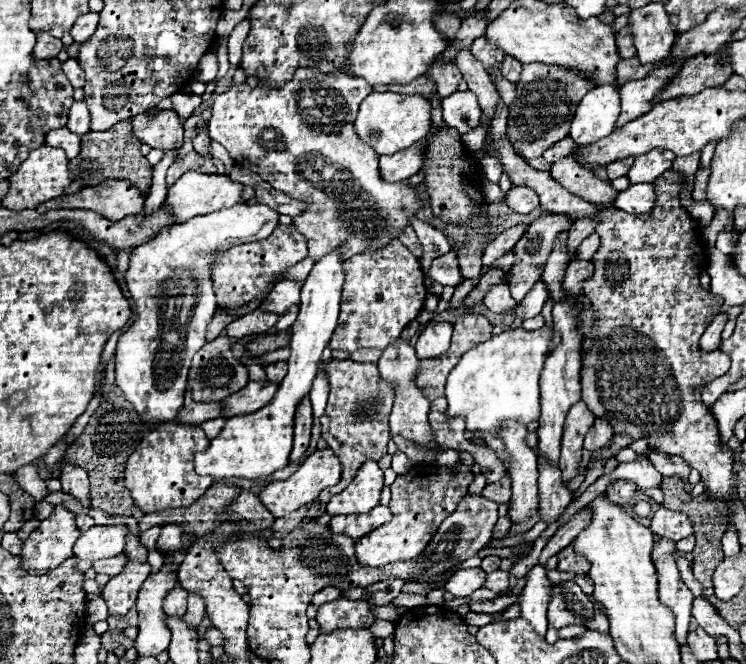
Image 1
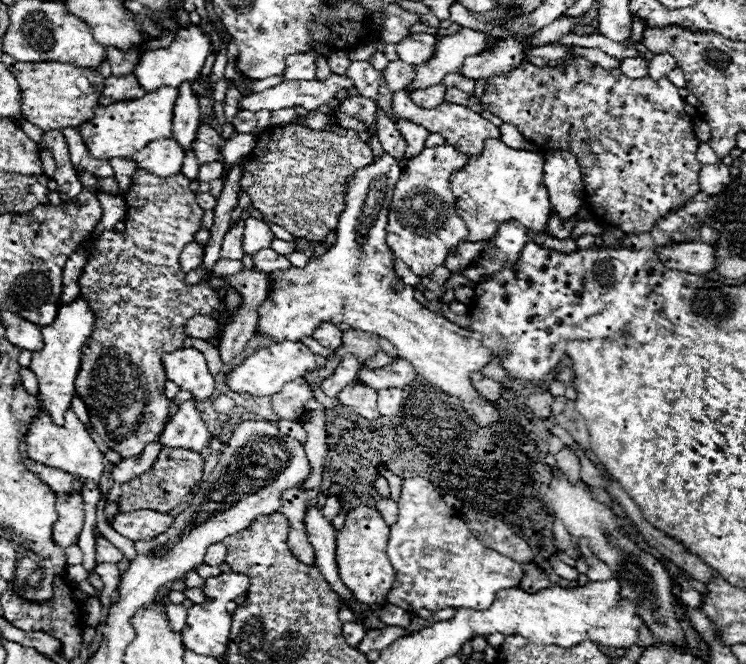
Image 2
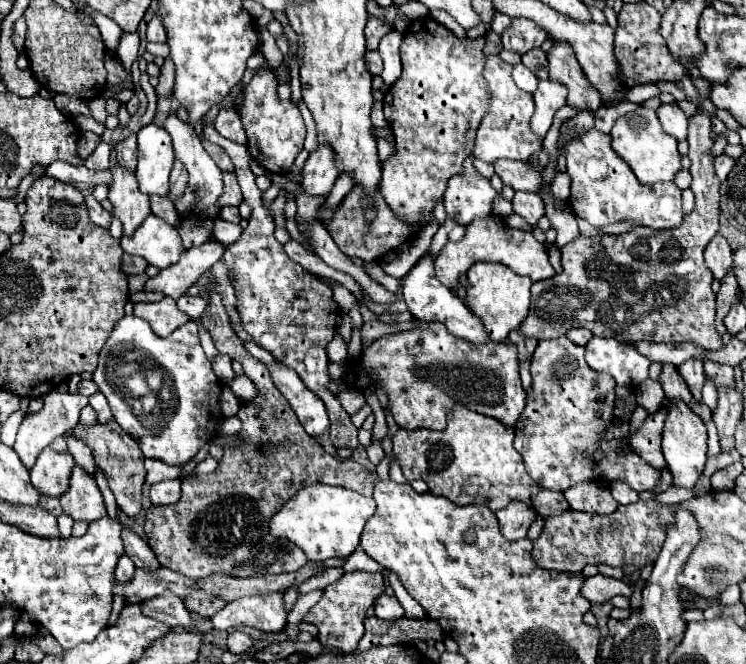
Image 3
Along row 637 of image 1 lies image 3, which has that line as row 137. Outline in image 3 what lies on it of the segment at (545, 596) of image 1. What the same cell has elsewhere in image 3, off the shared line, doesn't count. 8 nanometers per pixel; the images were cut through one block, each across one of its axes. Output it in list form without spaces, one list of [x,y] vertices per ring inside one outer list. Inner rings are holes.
[[[544,80],[538,84],[538,90],[534,92],[534,102],[536,102],[536,112],[532,116],[532,130],[536,136],[544,138],[548,128],[552,126],[552,118],[556,110],[560,110],[566,102],[566,88],[562,84],[554,84],[552,80]]]

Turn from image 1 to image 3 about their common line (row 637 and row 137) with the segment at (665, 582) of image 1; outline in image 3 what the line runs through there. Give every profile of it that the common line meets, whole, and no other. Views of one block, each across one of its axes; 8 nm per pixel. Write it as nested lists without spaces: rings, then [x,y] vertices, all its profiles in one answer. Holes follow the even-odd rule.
[[[676,102],[672,104],[662,104],[658,110],[656,110],[660,122],[662,122],[662,128],[672,134],[676,140],[686,140],[686,132],[688,132],[688,118],[686,114],[680,110],[680,106]]]

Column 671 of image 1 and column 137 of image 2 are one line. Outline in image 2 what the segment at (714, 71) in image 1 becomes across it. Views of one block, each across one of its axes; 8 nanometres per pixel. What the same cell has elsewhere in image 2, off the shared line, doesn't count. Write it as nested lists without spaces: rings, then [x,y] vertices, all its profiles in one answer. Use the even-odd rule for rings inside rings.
[[[128,74],[128,78],[106,78],[102,98],[108,98],[110,102],[122,102],[122,100],[134,100],[142,98],[144,90],[136,82],[134,74]]]

